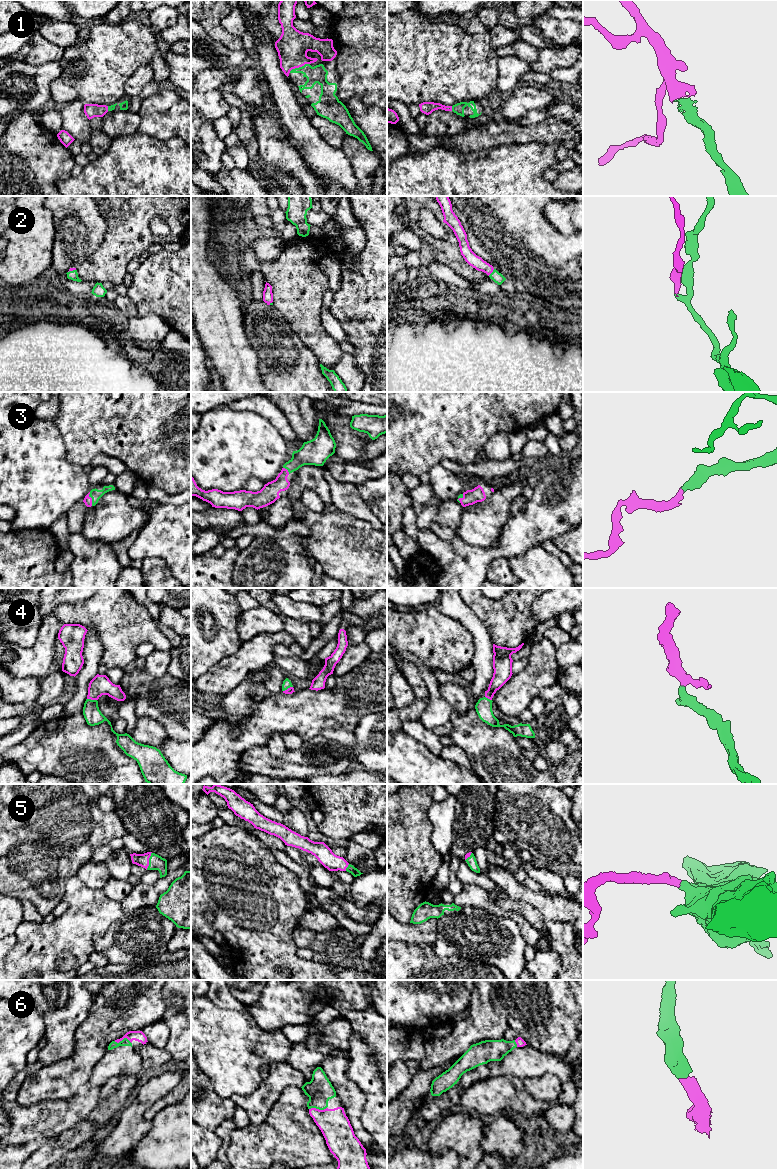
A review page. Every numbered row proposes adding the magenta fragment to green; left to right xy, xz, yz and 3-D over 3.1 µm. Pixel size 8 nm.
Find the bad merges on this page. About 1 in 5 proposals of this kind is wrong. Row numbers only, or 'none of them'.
none of them

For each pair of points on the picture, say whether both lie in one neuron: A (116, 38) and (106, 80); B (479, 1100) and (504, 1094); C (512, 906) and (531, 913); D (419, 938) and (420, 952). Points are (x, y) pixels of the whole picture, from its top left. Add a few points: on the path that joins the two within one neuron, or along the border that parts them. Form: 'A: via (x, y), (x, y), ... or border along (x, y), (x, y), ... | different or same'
A: via (116, 48), (109, 57), (106, 70) | same
B: via (485, 1097), (498, 1095) | same
C: via (517, 906), (526, 911) | same
D: border along (397, 940), (410, 943), (429, 943), (432, 946) | different

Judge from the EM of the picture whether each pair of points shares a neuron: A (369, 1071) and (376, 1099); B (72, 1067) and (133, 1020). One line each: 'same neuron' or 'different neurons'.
A: same neuron
B: same neuron

